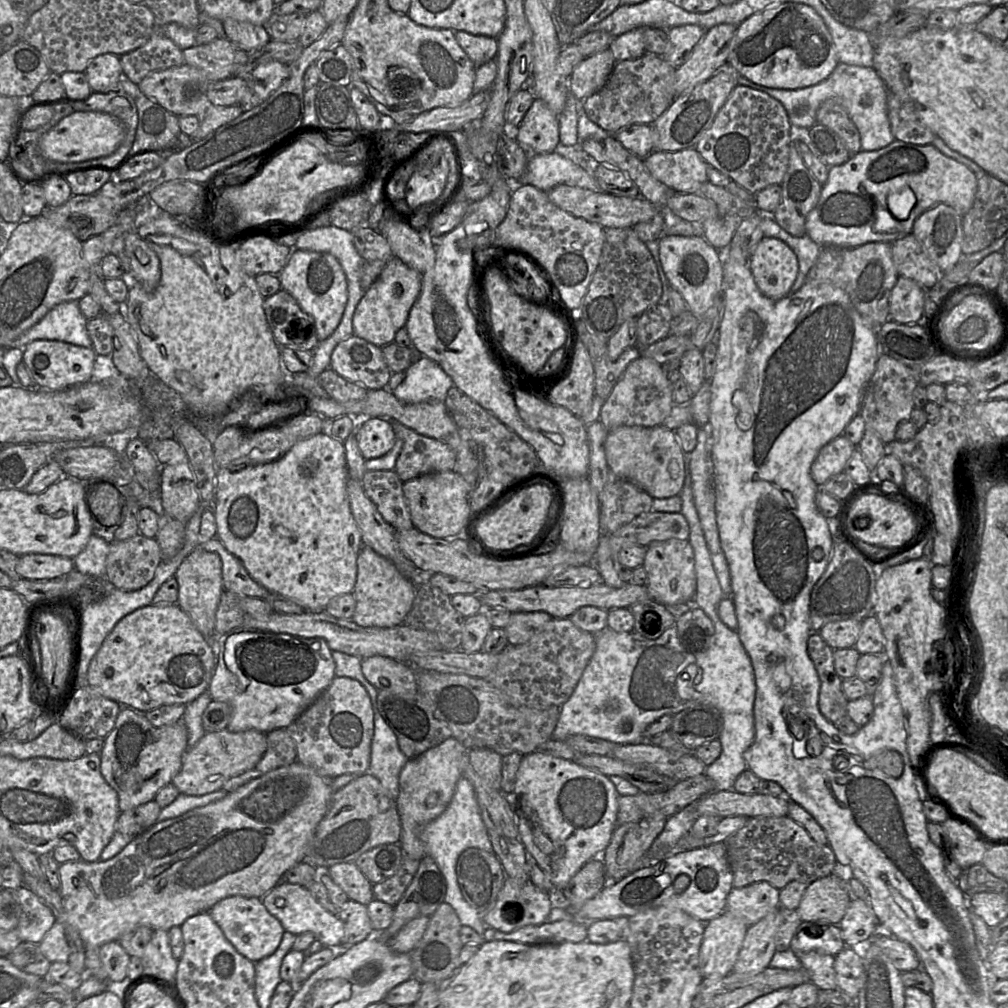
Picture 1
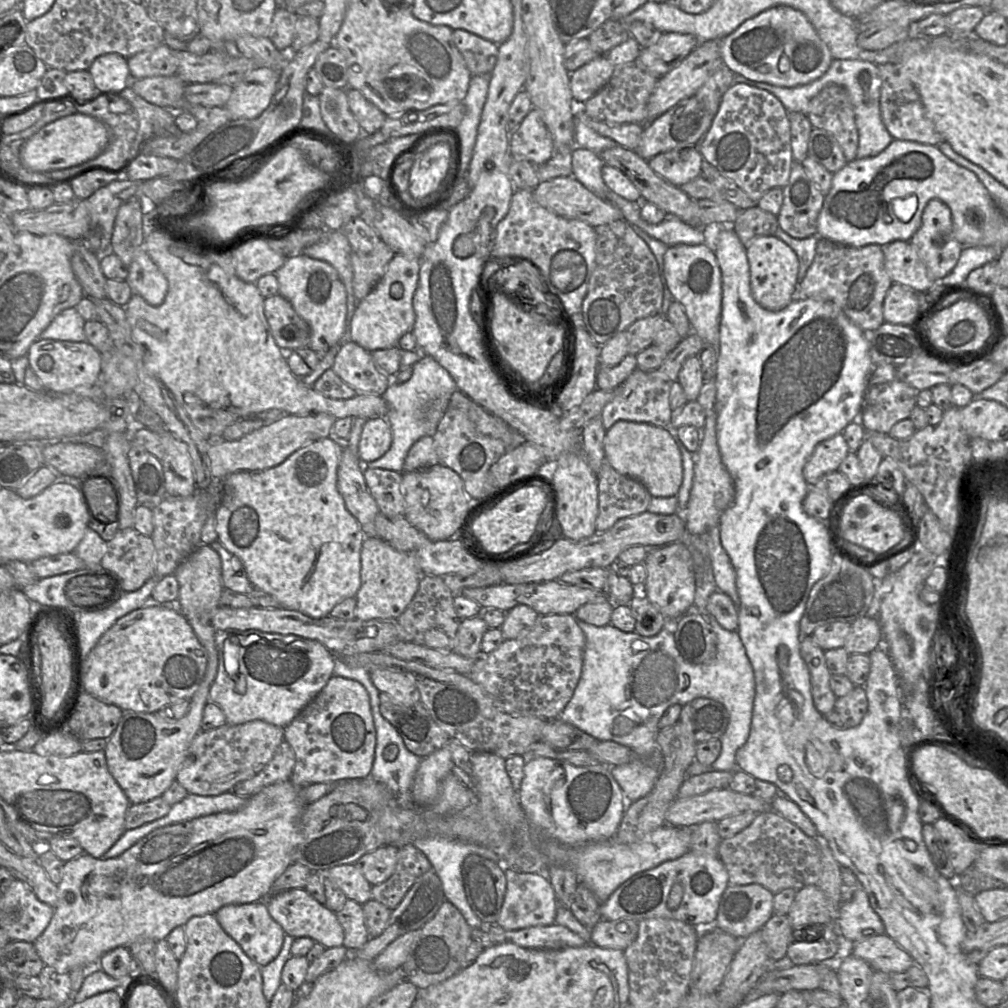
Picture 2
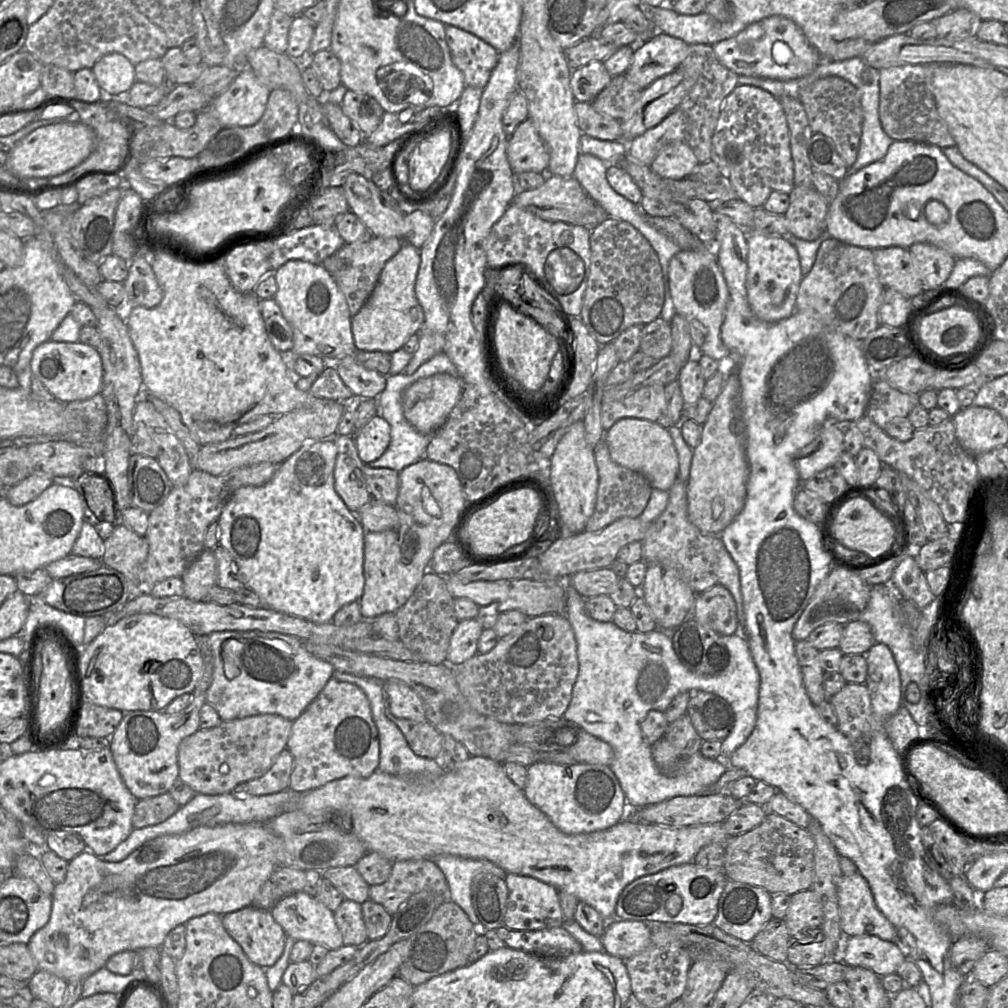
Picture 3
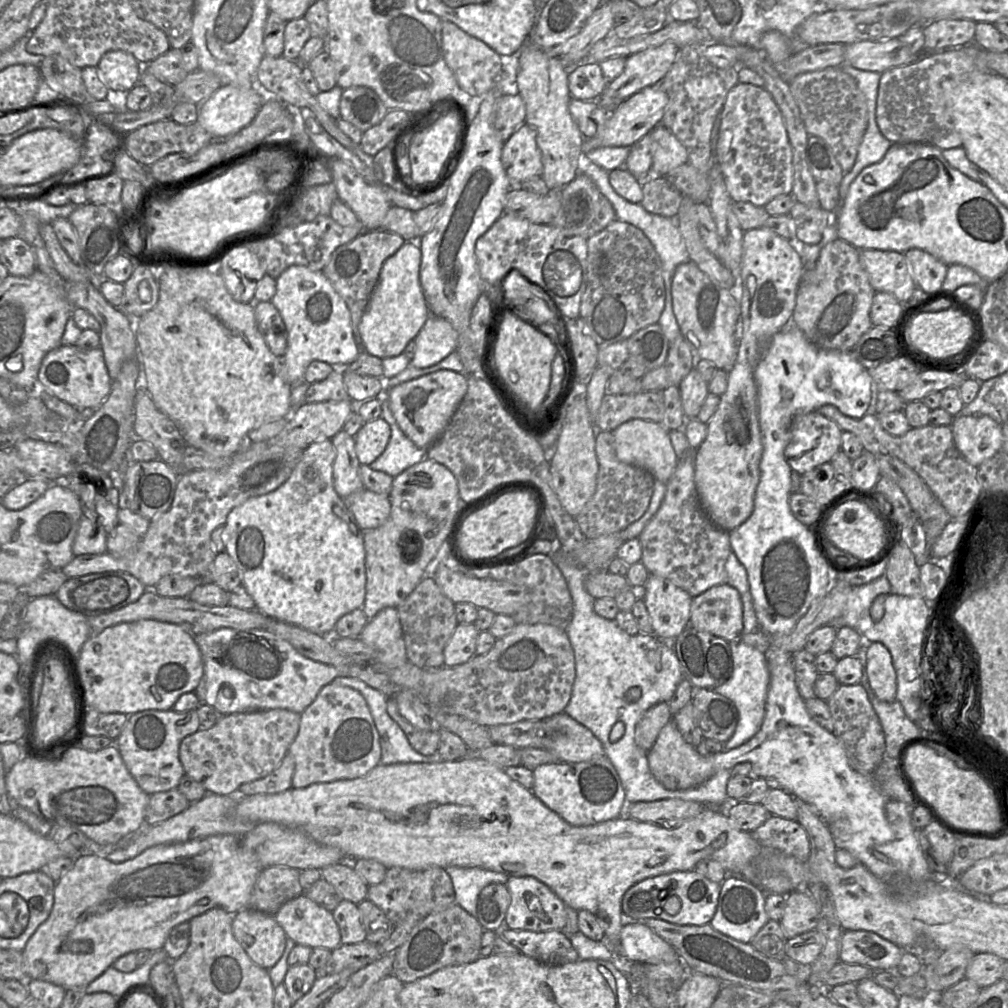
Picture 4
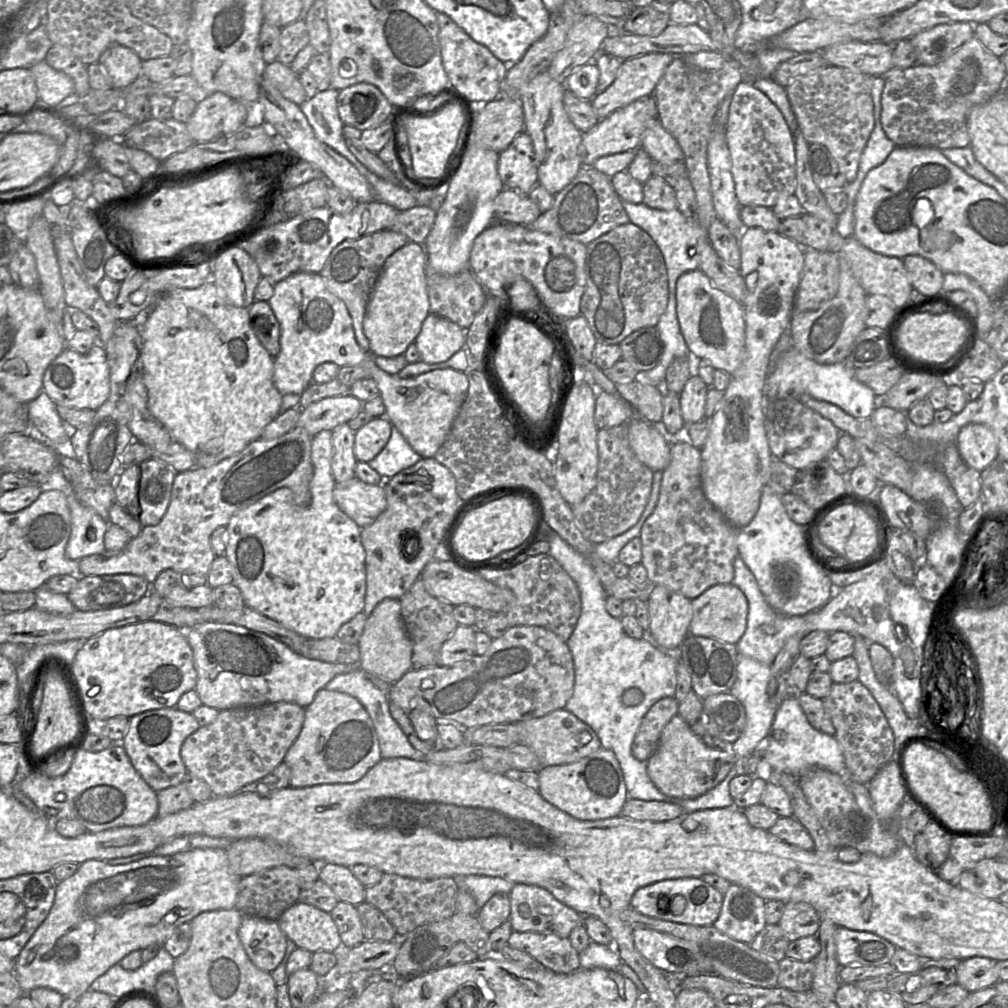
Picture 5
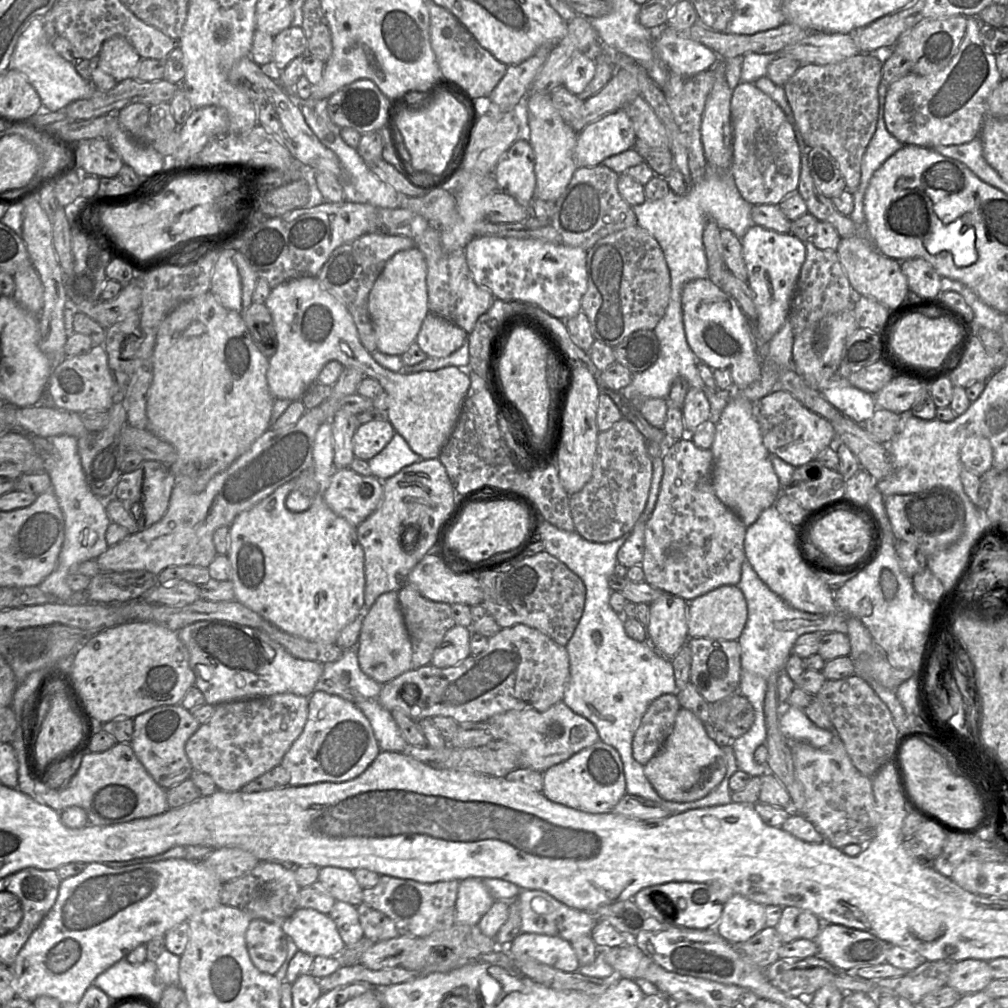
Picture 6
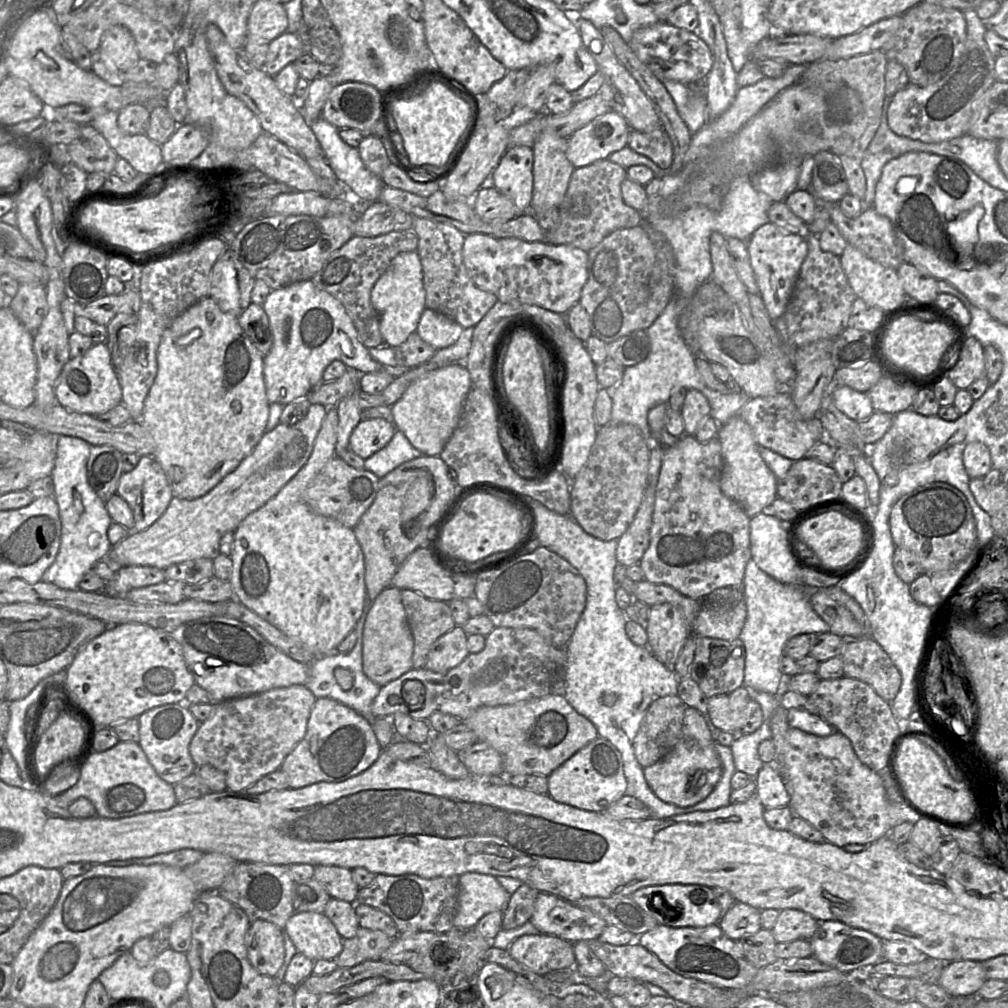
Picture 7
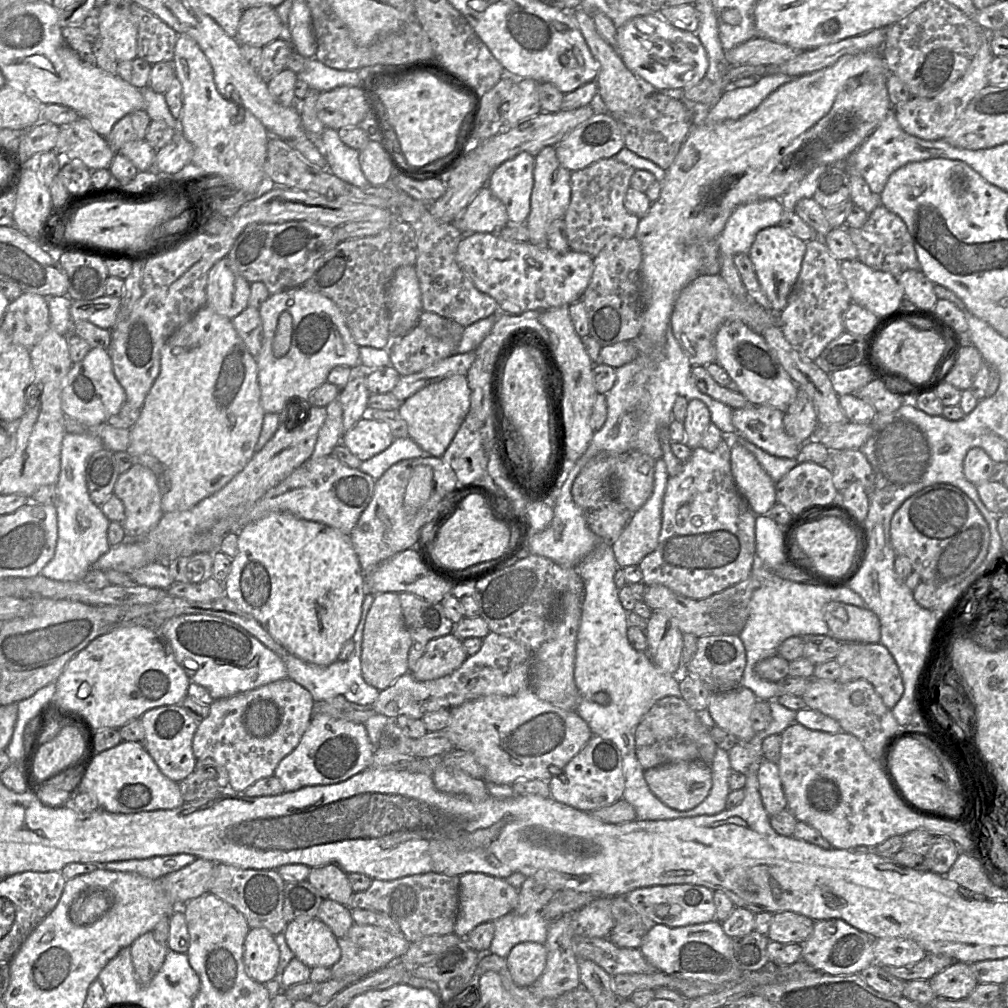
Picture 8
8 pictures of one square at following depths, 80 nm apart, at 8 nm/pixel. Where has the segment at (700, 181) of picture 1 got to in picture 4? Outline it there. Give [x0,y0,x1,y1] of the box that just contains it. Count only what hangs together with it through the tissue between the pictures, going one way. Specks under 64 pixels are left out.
[651,125,687,176]

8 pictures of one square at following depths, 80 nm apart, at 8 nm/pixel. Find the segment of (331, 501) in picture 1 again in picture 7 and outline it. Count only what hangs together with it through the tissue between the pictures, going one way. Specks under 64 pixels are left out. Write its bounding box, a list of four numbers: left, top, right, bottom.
[229,406,366,658]

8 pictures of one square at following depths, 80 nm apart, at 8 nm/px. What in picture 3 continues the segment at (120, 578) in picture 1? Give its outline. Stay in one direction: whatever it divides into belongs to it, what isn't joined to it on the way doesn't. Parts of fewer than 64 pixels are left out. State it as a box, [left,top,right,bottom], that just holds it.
[101,522,149,584]

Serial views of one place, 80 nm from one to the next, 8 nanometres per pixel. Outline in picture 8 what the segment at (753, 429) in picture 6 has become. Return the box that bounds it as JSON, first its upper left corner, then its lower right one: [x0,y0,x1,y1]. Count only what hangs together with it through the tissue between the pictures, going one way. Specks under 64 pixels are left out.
[731,440,776,515]

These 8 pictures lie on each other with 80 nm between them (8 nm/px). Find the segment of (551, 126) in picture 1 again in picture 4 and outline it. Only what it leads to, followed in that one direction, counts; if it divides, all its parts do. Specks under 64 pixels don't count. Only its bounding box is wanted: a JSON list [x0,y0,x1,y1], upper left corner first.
[501,122,543,184]

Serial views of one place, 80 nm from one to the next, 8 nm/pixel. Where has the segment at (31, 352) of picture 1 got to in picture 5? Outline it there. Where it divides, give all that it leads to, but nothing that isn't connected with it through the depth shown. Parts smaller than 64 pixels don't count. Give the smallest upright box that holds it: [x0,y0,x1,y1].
[43,343,110,411]

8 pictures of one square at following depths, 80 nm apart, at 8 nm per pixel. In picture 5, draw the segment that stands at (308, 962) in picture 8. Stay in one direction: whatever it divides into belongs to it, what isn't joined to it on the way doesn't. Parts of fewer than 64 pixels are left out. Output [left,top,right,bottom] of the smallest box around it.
[277,902,342,953]

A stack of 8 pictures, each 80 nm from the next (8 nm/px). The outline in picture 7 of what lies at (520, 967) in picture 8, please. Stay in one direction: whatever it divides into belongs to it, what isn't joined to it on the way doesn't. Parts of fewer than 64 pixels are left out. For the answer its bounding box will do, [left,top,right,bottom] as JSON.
[509,935,576,976]

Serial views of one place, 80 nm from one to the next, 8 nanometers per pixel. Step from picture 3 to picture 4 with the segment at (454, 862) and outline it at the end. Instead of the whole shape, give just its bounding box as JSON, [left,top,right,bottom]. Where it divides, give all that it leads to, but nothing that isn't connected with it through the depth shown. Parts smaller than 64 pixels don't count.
[445,866,509,917]

